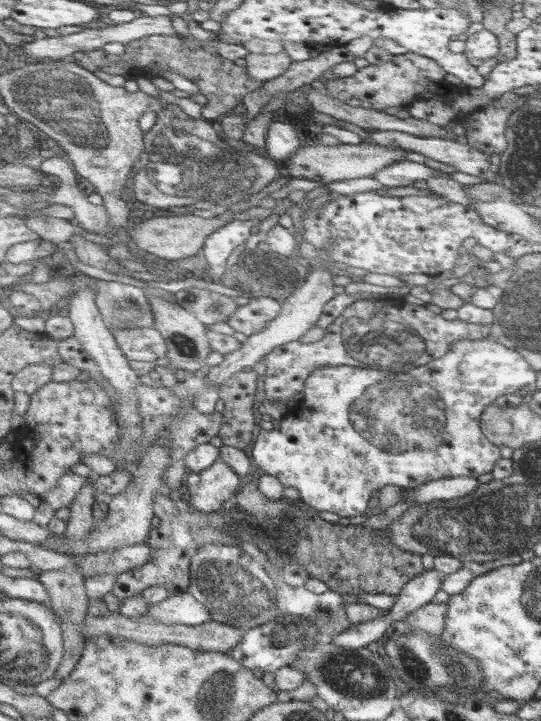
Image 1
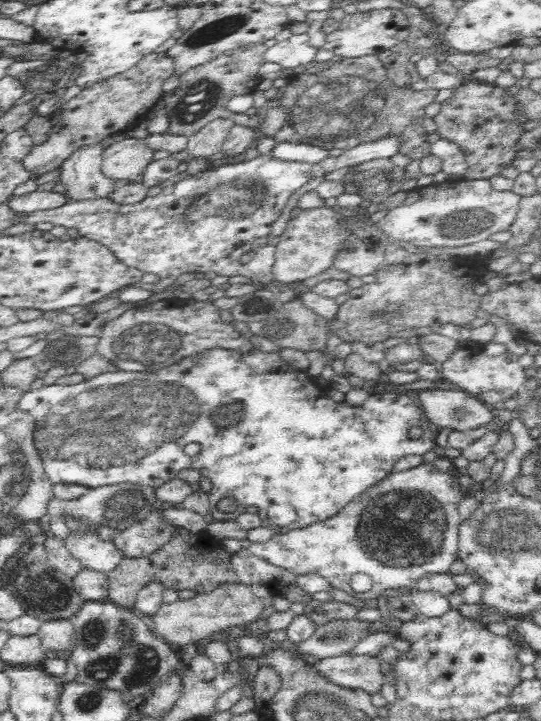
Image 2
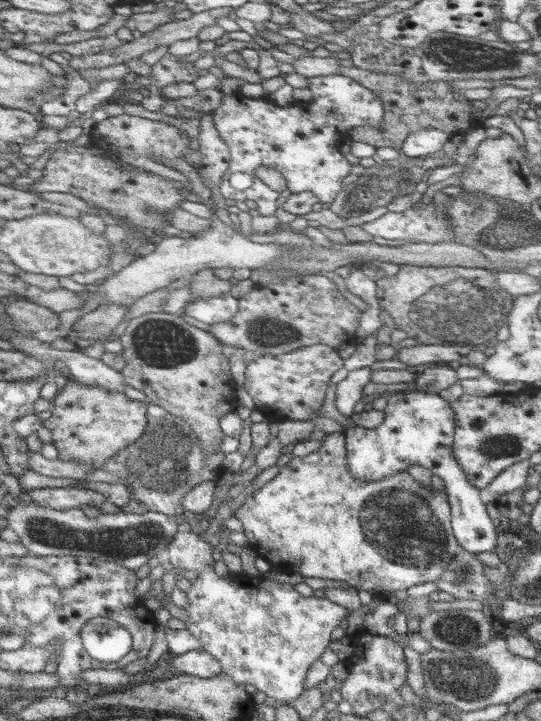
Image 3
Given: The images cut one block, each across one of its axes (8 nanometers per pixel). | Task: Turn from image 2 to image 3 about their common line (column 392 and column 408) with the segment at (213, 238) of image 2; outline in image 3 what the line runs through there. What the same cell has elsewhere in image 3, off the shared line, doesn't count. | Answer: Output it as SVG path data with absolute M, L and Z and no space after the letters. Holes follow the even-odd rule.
M426 127L416 132L411 132L403 142L400 153L412 158L421 158L442 150L442 146L449 139L450 136L446 131L441 131L434 127Z

